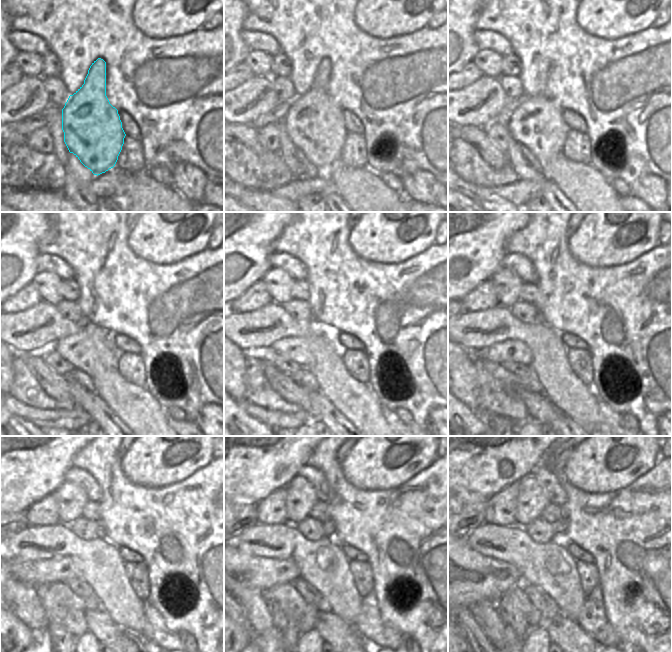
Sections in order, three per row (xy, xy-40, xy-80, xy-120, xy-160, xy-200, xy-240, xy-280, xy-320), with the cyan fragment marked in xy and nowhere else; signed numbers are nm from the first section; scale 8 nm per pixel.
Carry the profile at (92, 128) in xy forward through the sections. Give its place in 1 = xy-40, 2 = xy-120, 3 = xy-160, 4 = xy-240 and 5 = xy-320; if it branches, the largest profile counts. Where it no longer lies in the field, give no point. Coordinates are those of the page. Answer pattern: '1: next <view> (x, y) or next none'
1: next xy-40 (315, 125)
2: next xy-120 (92, 350)
3: next xy-160 (306, 351)
4: next xy-240 (61, 569)
5: next xy-320 (468, 576)

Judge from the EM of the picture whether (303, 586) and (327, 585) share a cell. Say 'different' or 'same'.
different

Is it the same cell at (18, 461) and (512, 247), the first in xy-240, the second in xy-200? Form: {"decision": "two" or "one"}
{"decision": "two"}

